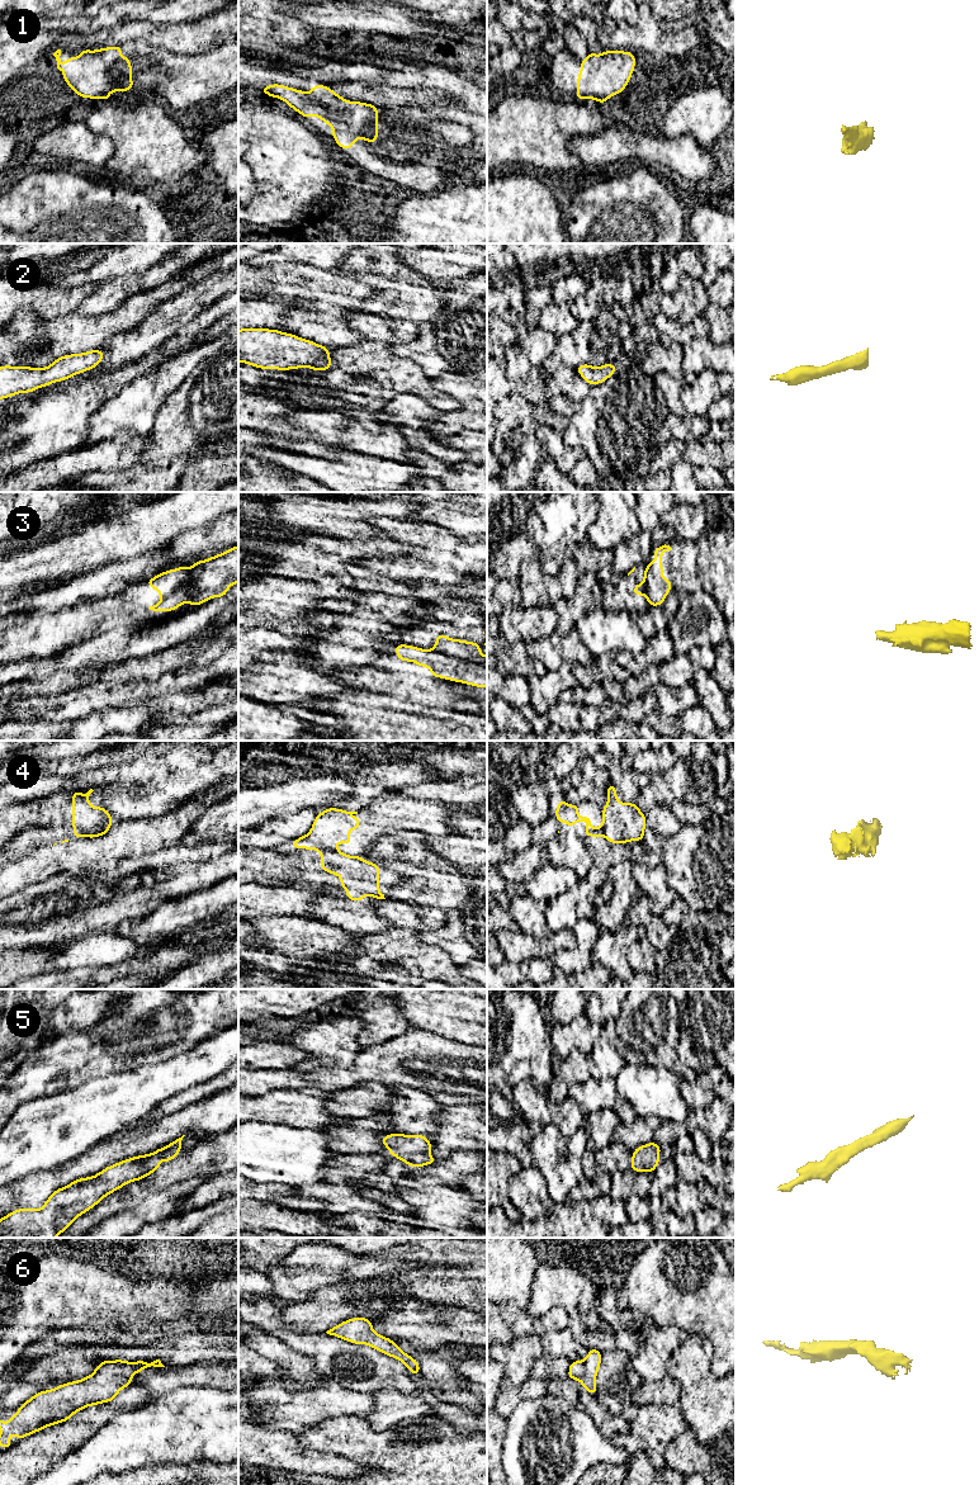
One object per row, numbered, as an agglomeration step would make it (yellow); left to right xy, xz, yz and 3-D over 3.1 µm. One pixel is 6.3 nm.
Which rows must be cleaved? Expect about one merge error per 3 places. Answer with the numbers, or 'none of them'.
3, 4

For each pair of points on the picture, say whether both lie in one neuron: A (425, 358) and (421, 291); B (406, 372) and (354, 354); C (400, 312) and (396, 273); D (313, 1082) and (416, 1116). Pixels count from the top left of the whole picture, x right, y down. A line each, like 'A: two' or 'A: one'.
A: two
B: one
C: one
D: two

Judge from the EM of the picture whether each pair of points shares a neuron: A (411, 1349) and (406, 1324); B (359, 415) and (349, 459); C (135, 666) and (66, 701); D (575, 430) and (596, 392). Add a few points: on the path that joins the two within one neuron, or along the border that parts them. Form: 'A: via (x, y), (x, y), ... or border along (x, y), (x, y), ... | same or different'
A: border along (395, 1339), (407, 1339), (429, 1348), (439, 1348) | different
B: border along (341, 448), (379, 458) | different
C: border along (114, 676), (140, 681) | different
D: via (583, 421), (595, 410), (596, 401) | same

